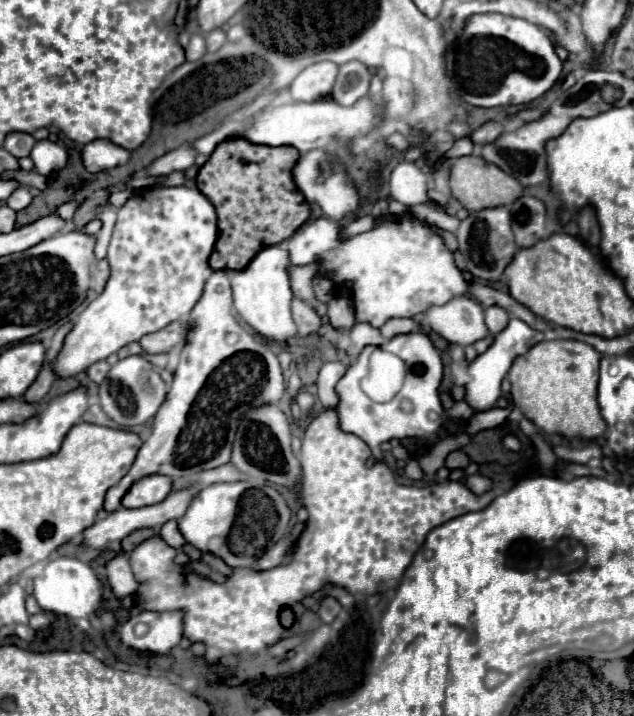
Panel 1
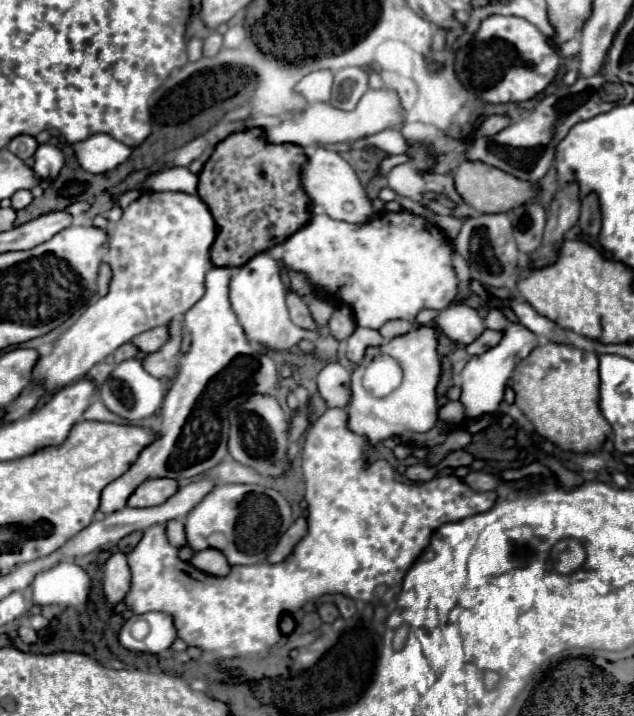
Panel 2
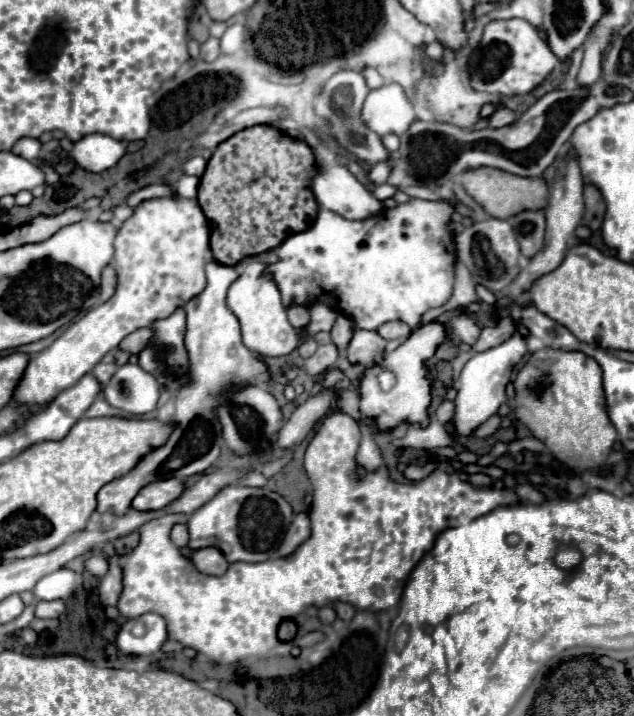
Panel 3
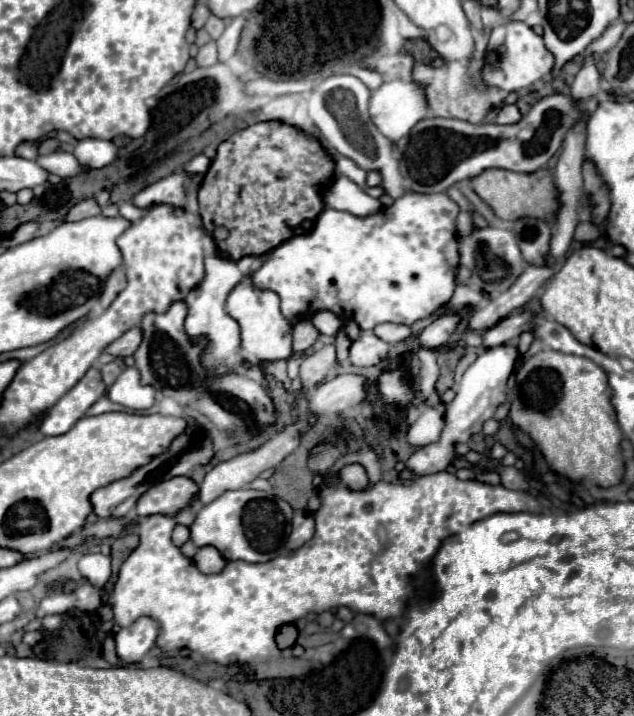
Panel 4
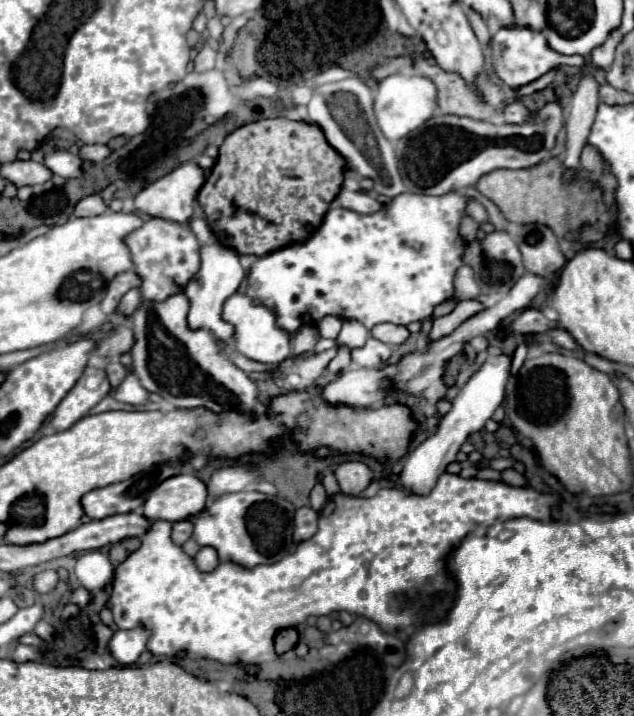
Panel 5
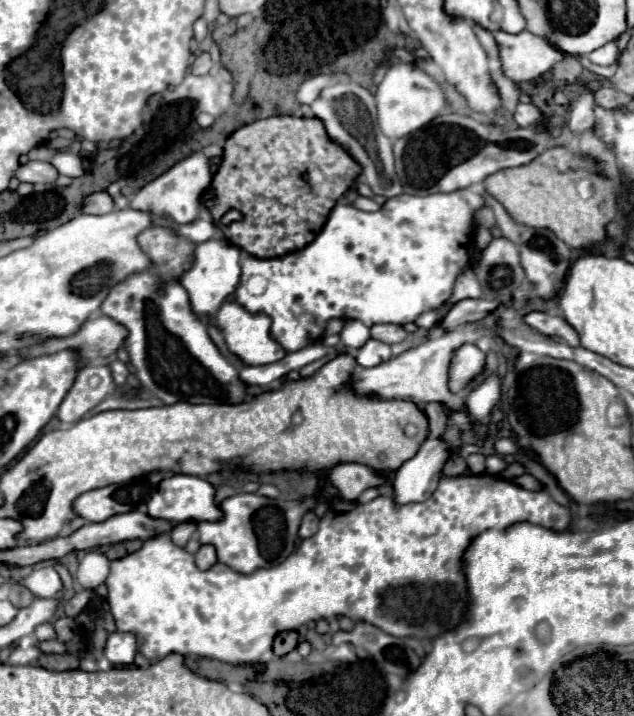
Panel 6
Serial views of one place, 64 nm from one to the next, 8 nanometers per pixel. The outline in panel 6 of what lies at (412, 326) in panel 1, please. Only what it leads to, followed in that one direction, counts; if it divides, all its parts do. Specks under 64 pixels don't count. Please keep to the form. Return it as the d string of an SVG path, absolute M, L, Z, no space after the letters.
M376 324L370 328L370 336L386 344L398 344L406 338L406 330L398 324Z

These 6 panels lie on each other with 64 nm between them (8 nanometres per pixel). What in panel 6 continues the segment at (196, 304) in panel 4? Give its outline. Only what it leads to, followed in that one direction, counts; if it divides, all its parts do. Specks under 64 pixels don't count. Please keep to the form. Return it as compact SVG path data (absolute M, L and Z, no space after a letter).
M208 240L194 248L194 262L190 258L190 268L180 278L182 286L190 294L190 302L196 314L214 316L222 302L234 294L240 282L240 248L228 240Z

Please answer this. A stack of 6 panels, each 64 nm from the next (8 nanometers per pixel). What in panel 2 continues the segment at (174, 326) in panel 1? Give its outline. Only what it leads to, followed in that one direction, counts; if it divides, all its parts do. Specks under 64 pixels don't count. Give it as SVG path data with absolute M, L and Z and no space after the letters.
M156 326L152 330L146 330L146 332L138 334L138 336L134 336L130 342L138 350L142 350L144 354L150 354L150 352L158 350L166 342L166 338L168 338L168 328L166 326Z

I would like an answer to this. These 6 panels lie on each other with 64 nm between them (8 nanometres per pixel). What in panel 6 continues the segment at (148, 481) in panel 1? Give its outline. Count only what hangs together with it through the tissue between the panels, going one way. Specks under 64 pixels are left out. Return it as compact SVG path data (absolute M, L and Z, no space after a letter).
M172 474L168 478L164 478L158 484L158 490L152 494L150 502L148 502L148 514L152 518L162 518L162 520L170 520L174 524L180 522L202 522L202 520L222 520L222 510L214 500L216 496L216 488L200 478L200 476L188 476L188 474Z

